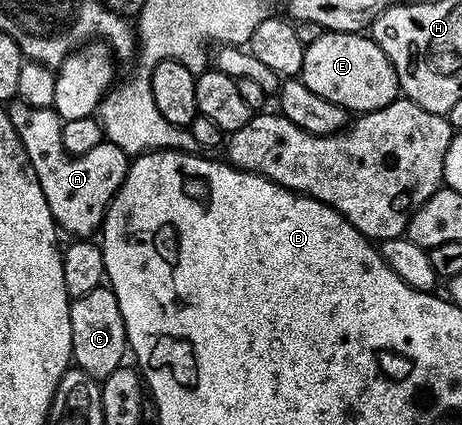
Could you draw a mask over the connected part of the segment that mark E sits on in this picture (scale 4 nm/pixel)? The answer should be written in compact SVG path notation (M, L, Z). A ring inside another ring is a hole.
M325 31L318 41L305 46L299 78L310 93L318 93L318 97L326 97L350 113L382 109L396 100L400 89L386 53L364 33Z

